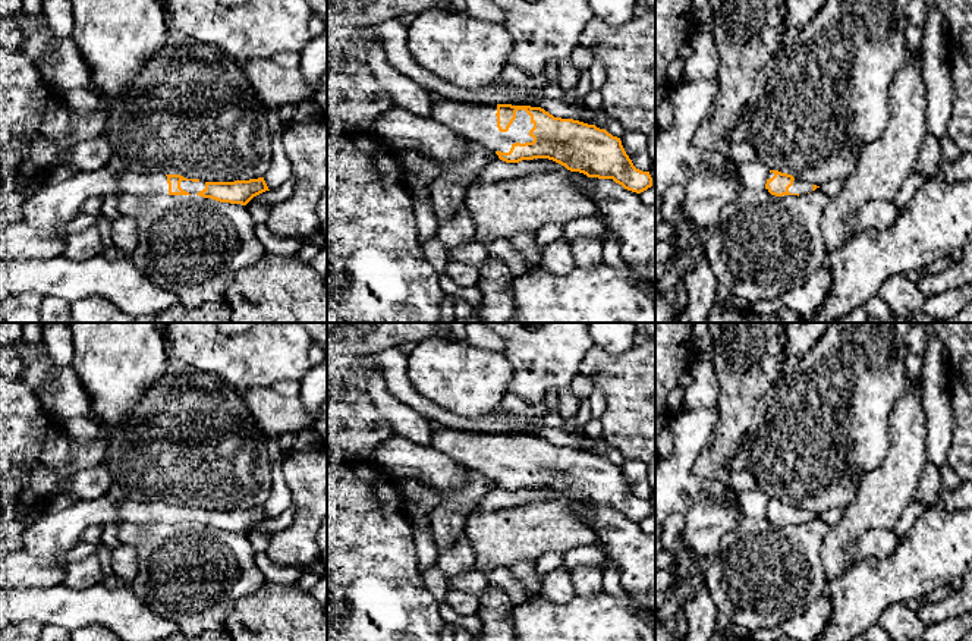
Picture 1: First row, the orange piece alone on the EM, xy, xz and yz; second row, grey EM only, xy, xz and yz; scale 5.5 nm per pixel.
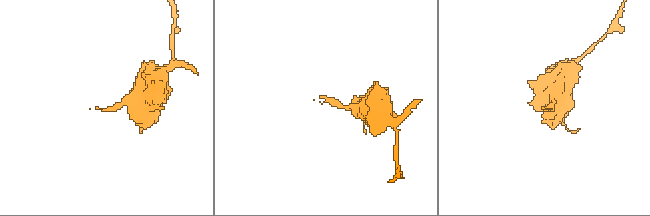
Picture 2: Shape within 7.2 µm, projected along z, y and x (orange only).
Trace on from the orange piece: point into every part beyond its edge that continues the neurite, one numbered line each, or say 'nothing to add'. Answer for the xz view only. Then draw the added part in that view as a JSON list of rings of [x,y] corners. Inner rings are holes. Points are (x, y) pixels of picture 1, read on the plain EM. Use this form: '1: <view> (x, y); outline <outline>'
1: xz (477, 451); outline [[[428,420],[428,424],[432,431],[431,446],[468,469],[501,481],[509,481],[516,471],[534,469],[529,464],[534,452],[525,439],[518,439],[509,459],[500,461],[496,433],[454,430],[431,420]]]

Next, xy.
1: xy (192, 517); outline [[[182,509],[180,516],[191,524],[196,524],[199,519],[205,518],[205,509],[192,510],[192,509]]]

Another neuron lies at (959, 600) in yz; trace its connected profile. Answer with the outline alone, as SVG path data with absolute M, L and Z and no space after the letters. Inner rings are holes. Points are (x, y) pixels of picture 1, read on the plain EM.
M969 572L957 588L951 588L941 601L921 604L916 610L925 626L959 618L972 612L972 572Z

